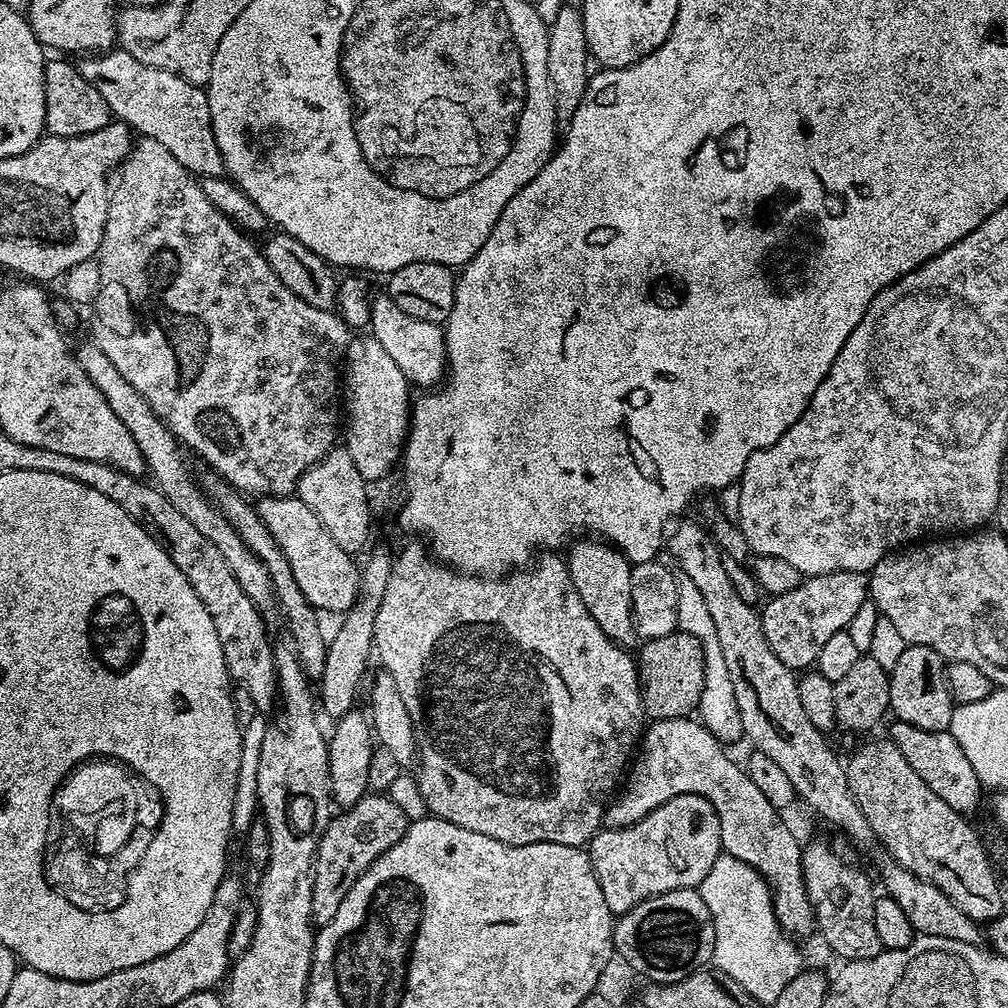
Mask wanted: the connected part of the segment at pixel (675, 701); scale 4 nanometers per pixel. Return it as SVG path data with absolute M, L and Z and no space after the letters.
M677 630L666 634L666 638L645 640L642 647L638 655L638 675L645 717L652 722L691 717L700 707L704 685L702 642L698 642L694 634Z

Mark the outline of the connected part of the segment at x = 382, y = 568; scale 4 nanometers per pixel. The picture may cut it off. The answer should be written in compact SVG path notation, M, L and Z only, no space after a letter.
M373 547L367 553L368 561L360 568L360 595L355 604L343 613L340 629L336 637L328 640L326 666L318 681L318 704L332 722L341 720L345 714L357 707L356 691L364 678L364 667L368 664L368 655L374 652L374 618L378 618L378 606L382 606L382 594L386 594L386 582L390 582L393 553L384 548Z

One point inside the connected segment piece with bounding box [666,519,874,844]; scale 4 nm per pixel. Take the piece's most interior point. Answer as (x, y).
(766, 690)

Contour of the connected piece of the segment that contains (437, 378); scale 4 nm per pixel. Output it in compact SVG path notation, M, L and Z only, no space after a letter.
M376 294L372 298L370 335L379 342L382 350L386 350L386 354L390 354L390 358L394 358L409 385L416 387L417 384L420 390L428 390L445 379L448 355L441 325L422 322L411 314L405 314L387 294Z

